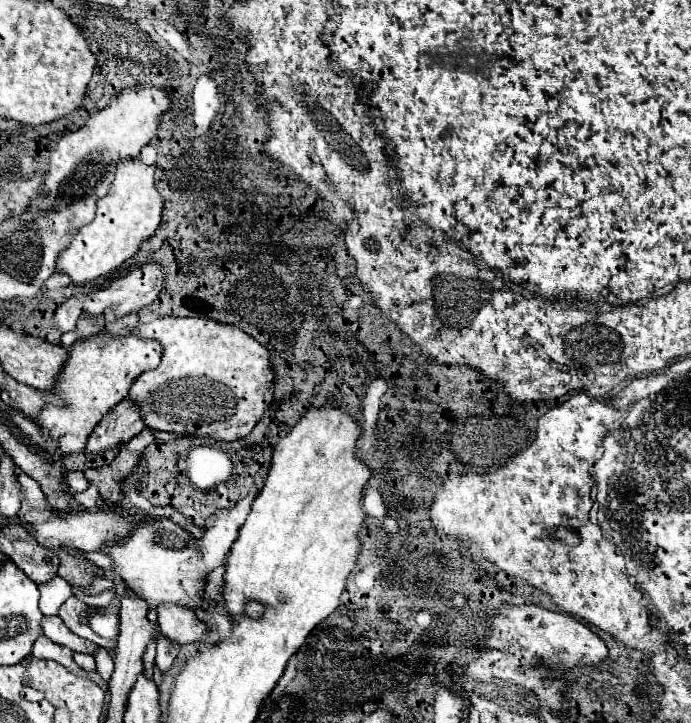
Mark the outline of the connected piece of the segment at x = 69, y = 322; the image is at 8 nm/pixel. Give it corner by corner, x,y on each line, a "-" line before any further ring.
157,262
145,264
145,266
129,272
127,276
115,280
115,282
113,282
109,288
105,288
105,290
97,290
97,292
89,292
89,294
77,294
77,296
69,298
63,306
57,308
57,312
55,312
55,324
59,326
61,332
69,332
69,330
75,328
75,322
77,322
77,318
81,316
83,310
87,310
87,312
91,312
91,314
97,316
97,314
103,314
105,308
111,306
111,308
115,310
117,318
121,318
121,316
125,316
125,314
129,314
129,312
141,310
143,306
149,306
149,304
159,296
161,288
163,288
163,284
165,284
165,276
167,276
167,272
165,272
165,268
163,268
161,264
157,264

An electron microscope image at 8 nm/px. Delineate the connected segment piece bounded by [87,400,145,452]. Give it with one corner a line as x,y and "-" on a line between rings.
123,400
119,406
107,414
87,442
87,452
103,452
107,448
115,448
127,444
133,436
137,436
145,428
141,418
141,410
133,400

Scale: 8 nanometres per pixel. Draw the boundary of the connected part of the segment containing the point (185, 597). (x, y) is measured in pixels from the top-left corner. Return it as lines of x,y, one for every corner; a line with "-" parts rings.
149,520
135,526
125,544
111,544
103,550
115,560
115,572
125,584
129,584
151,608
161,604
179,604
185,608
203,608
203,588
207,582
207,566
197,550
195,538
173,524
171,520

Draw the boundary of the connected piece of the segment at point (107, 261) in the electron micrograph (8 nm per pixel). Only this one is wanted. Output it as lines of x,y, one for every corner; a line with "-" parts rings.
137,158
125,160
117,166
115,182
105,198
97,202
97,216
91,224
83,226
77,236
73,236
71,246
61,252
57,260
57,270
69,274
73,282
85,284
103,276
127,258
131,258
143,240
153,236
161,222
163,200
155,188
155,166
147,166

